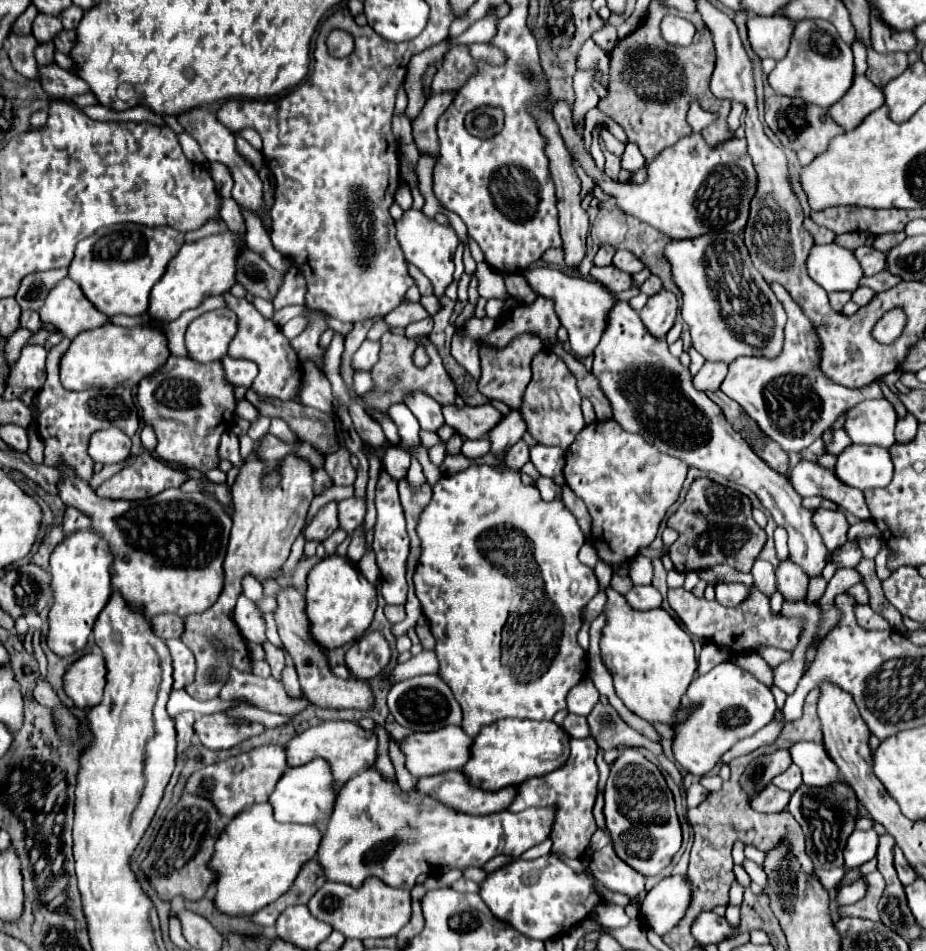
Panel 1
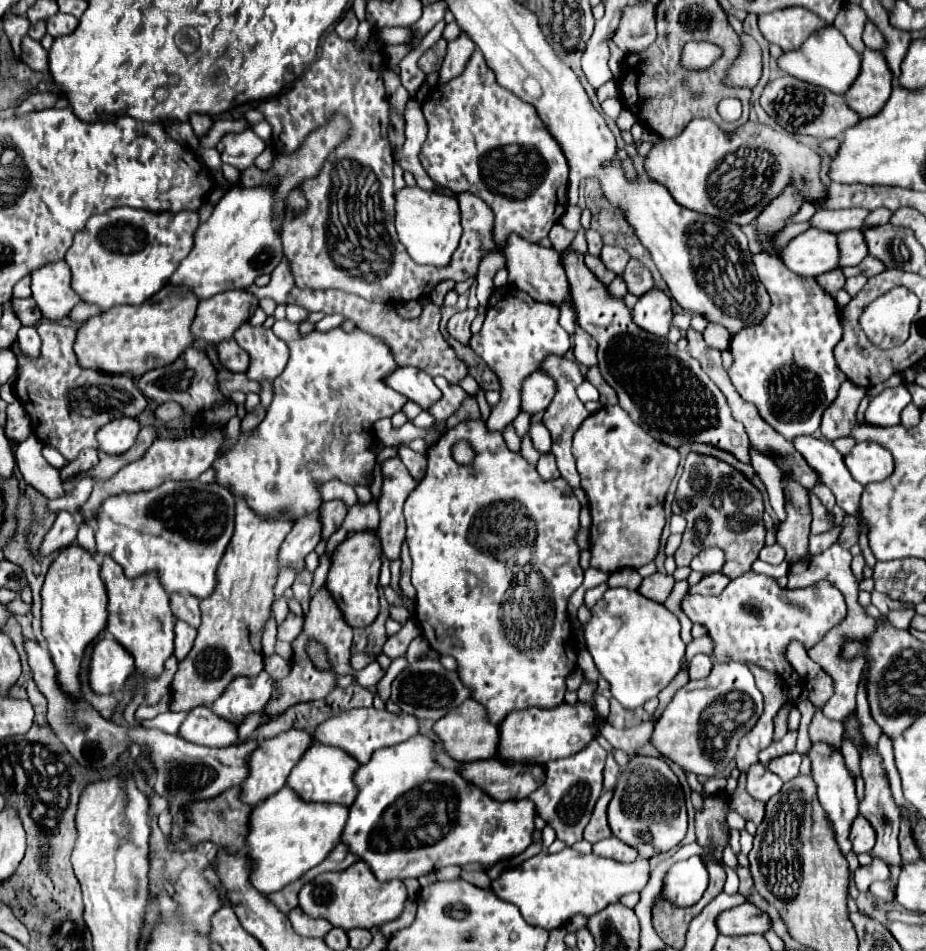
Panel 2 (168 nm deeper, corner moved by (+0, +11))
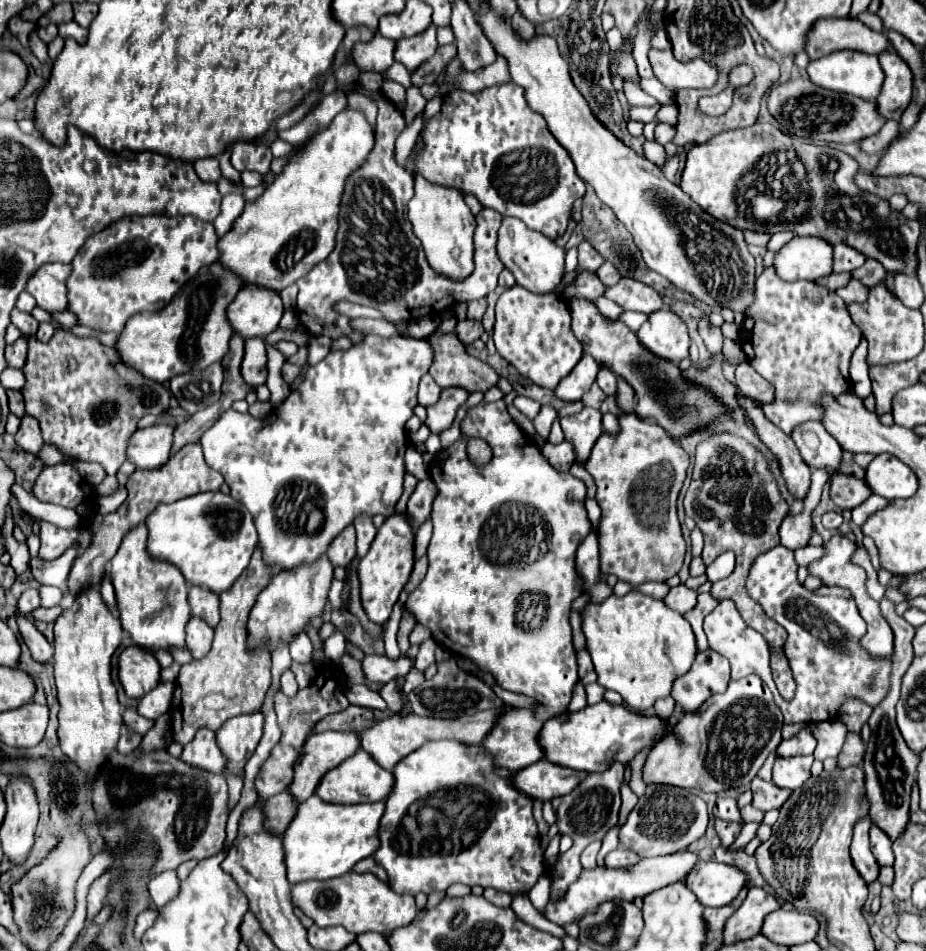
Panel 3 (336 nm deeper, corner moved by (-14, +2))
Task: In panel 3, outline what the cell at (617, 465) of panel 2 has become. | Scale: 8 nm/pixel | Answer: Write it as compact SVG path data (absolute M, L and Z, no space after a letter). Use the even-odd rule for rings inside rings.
M620 414L618 424L620 424L618 434L602 432L602 436L596 440L592 456L586 462L586 470L598 486L596 502L602 508L602 520L598 526L600 570L604 574L614 574L618 580L628 582L634 588L648 580L654 582L668 580L680 570L684 562L686 544L676 516L676 500L686 478L688 454L658 424L640 420L636 414Z

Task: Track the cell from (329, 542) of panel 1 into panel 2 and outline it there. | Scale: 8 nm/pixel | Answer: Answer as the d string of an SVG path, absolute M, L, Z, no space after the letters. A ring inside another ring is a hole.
M323 553L319 556L319 565L314 572L313 584L311 587L311 597L314 596L315 592L324 586L326 581L326 576L330 567L330 561L326 557L326 554Z

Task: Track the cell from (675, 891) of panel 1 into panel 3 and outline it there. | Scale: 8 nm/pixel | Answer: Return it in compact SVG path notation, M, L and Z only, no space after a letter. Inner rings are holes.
M698 862L684 882L688 884L688 890L694 892L700 904L720 908L730 904L738 896L748 878L740 868L734 866L718 862Z

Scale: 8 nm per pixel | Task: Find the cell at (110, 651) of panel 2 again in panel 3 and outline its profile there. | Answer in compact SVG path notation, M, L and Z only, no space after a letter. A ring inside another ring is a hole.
M132 644L118 656L118 680L130 698L142 698L158 686L160 664L152 652Z

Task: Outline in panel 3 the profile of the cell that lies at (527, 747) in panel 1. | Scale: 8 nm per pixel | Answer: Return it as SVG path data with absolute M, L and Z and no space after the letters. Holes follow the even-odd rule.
M598 702L594 706L586 706L584 710L556 716L544 722L538 734L538 744L544 752L544 758L552 764L582 772L602 772L614 760L620 760L622 764L630 762L638 750L652 744L654 736L662 738L662 734L664 720L658 716L642 716L624 706Z

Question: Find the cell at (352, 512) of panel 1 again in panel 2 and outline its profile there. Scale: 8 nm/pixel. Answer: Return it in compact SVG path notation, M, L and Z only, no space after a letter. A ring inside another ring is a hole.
M328 501L320 507L320 523L322 523L322 539L326 541L344 521L348 507L342 501Z

